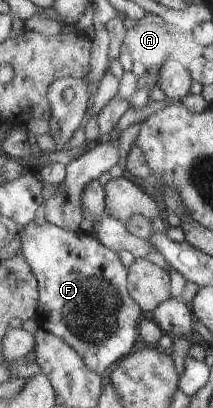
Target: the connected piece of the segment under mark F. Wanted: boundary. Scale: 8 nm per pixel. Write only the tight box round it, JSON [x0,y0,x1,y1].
[20,218,143,376]

